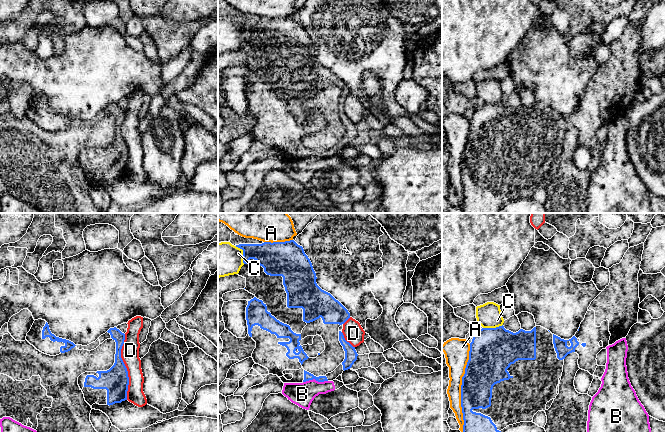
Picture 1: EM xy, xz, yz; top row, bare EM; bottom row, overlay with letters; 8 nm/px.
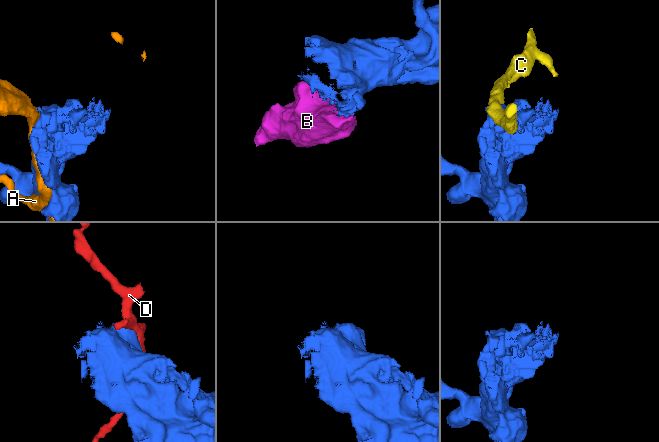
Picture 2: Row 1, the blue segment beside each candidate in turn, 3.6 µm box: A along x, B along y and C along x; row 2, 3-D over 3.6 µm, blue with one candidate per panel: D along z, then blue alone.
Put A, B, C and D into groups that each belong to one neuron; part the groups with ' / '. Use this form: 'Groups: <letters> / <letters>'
Groups: A / B / C / D

